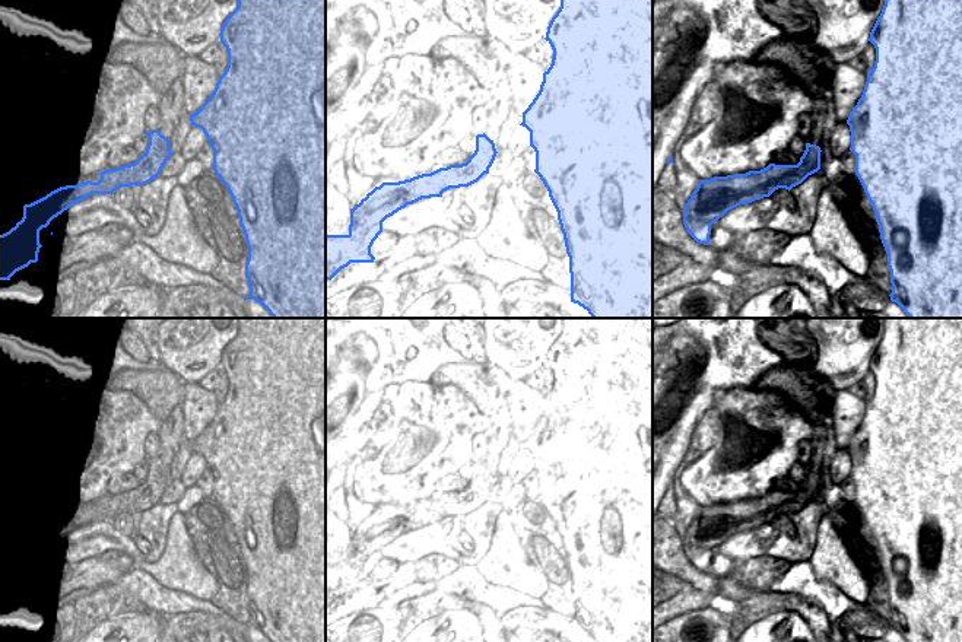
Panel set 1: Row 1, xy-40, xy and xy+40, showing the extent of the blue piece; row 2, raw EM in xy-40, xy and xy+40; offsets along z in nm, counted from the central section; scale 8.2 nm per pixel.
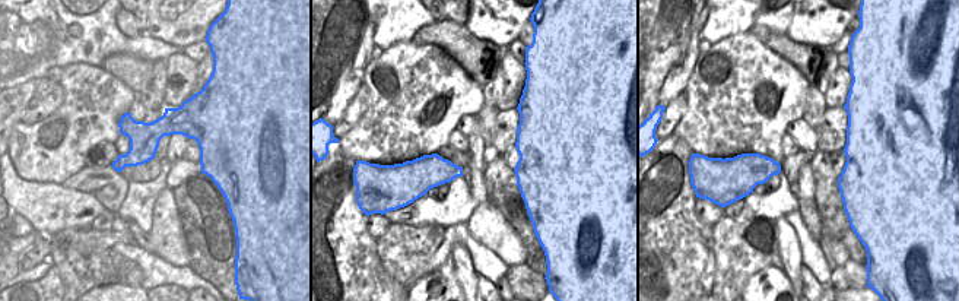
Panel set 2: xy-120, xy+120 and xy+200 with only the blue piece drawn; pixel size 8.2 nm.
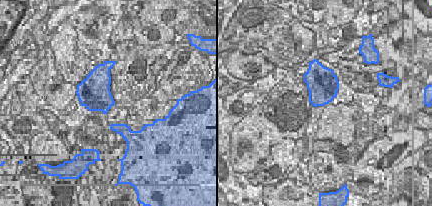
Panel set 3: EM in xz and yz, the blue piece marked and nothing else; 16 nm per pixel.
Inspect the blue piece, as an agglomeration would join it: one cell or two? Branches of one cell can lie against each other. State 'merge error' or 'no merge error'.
merge error

